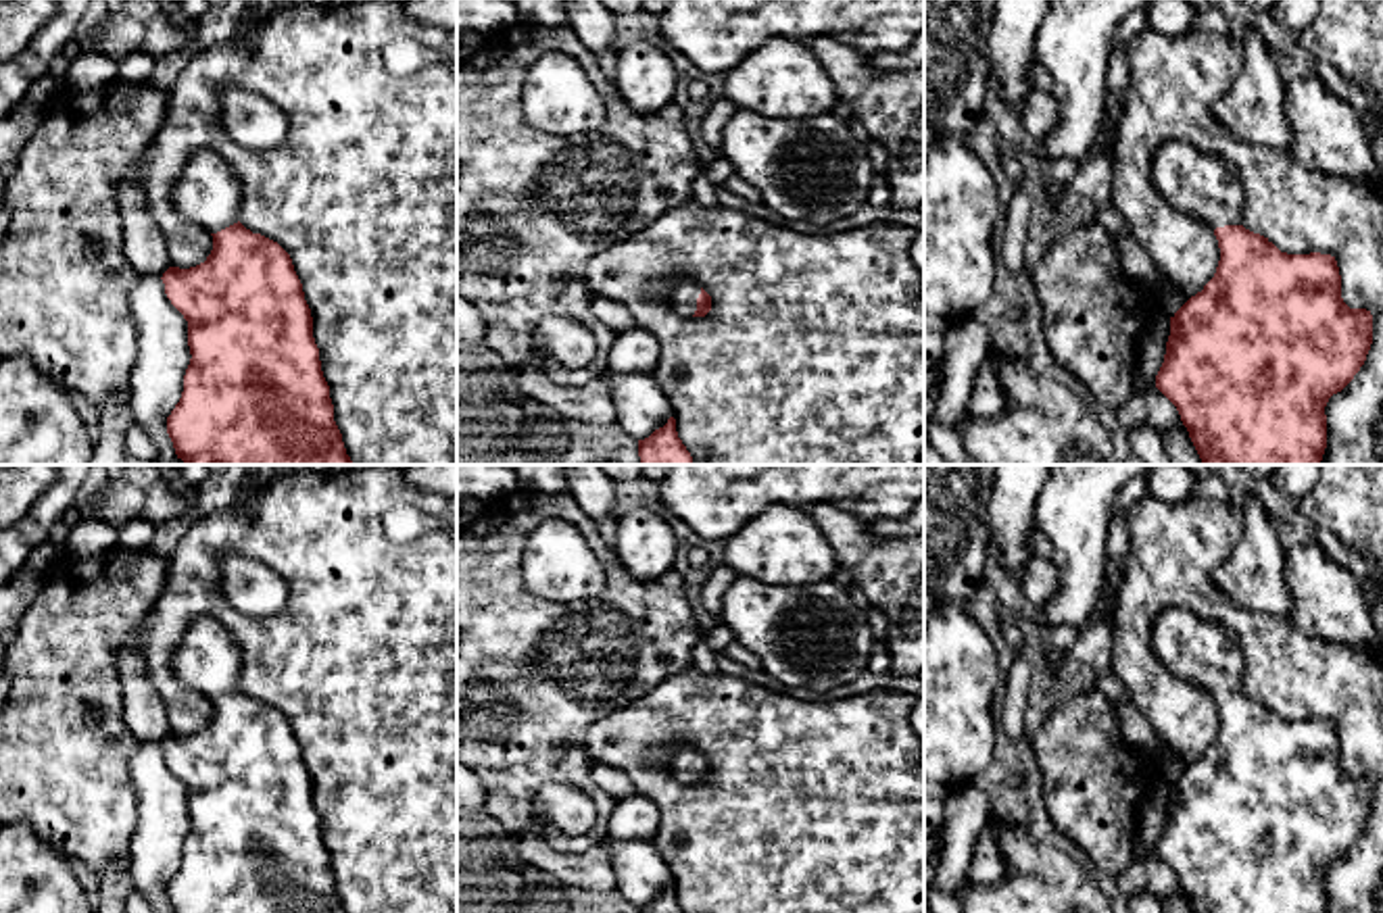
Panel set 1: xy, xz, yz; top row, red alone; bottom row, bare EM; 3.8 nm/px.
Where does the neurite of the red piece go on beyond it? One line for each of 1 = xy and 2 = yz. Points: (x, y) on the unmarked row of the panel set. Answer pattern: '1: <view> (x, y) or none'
1: xy (207, 659)
2: yz (1206, 653)

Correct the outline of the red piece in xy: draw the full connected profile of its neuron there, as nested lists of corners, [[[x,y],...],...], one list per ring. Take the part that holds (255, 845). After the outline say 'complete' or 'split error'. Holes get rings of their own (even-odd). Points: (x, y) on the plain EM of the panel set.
[[[198,617],[184,632],[171,659],[173,673],[213,702],[204,730],[163,740],[165,761],[188,788],[190,832],[184,859],[167,884],[173,913],[344,913],[334,888],[330,853],[313,805],[313,784],[290,721],[273,707],[238,688],[240,648],[215,617]]]; split error

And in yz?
[[[1179,607],[1166,609],[1154,623],[1151,648],[1166,669],[1206,688],[1220,715],[1214,744],[1170,784],[1166,821],[1156,842],[1156,855],[1176,873],[1193,913],[1327,913],[1325,873],[1354,846],[1373,811],[1373,782],[1343,769],[1335,723],[1287,721],[1245,696],[1243,650],[1222,623]]]; split error

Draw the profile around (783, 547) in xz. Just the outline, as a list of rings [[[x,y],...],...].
[[[774,504],[726,540],[724,567],[770,586],[832,579],[836,557],[797,507]]]

